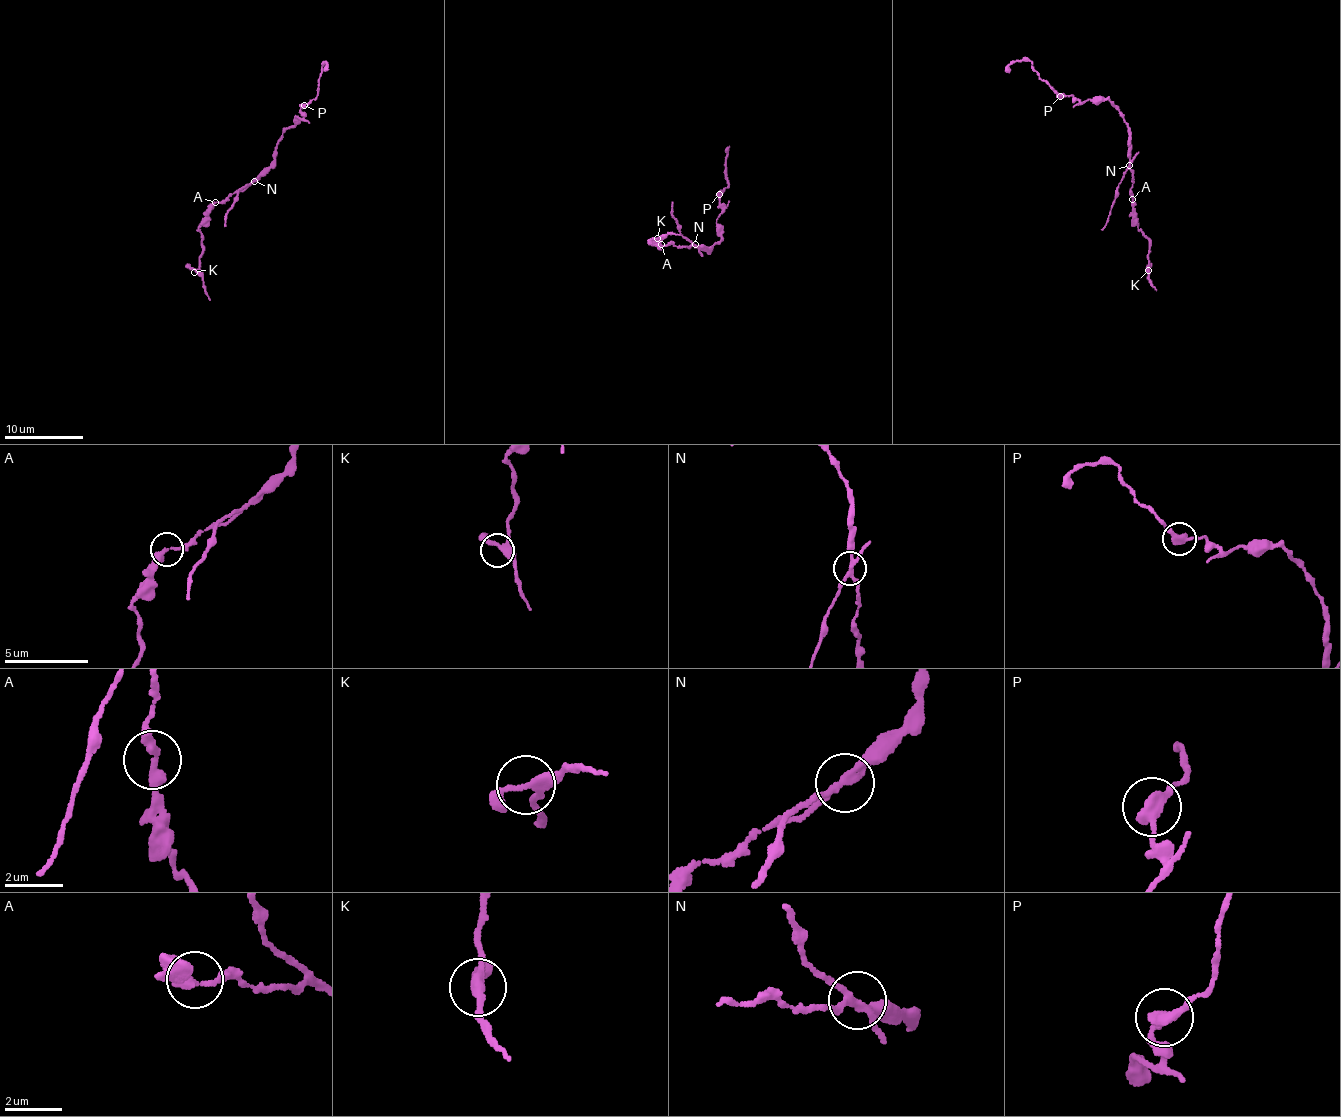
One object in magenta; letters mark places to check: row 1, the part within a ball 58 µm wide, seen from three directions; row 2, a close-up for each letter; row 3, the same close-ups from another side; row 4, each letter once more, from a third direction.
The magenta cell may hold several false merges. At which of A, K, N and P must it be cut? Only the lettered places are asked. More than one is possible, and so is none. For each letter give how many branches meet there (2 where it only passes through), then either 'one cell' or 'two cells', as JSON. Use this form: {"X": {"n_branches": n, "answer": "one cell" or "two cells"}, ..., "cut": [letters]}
{"A": {"n_branches": 2, "answer": "one cell"}, "K": {"n_branches": 3, "answer": "one cell"}, "N": {"n_branches": 4, "answer": "two cells"}, "P": {"n_branches": 2, "answer": "two cells"}, "cut": ["N", "P"]}

